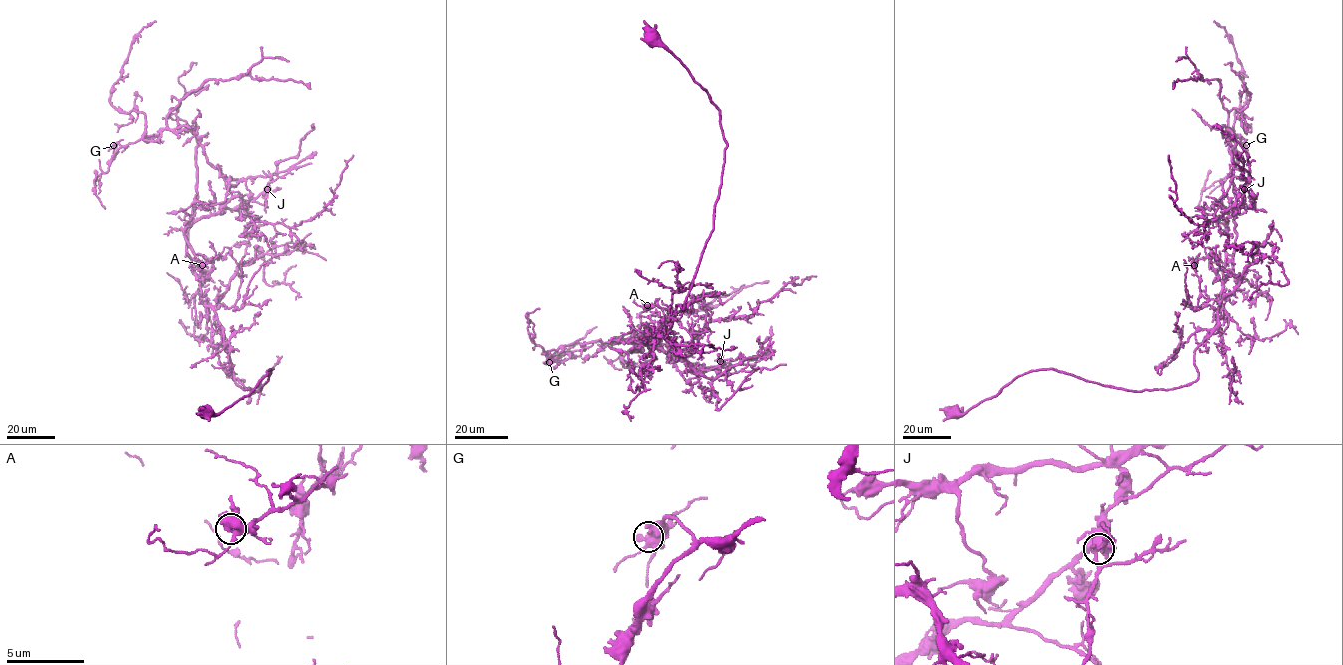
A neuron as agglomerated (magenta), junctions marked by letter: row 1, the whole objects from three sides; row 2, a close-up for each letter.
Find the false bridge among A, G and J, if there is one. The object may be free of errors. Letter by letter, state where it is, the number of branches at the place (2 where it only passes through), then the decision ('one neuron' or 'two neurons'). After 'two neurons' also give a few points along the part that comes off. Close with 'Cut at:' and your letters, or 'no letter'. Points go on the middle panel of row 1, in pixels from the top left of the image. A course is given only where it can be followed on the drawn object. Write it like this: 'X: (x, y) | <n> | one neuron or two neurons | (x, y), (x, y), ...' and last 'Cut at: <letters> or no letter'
A: (647, 305) | 4 | one neuron
G: (549, 362) | 4 | one neuron
J: (720, 361) | 4 | one neuron
Cut at: no letter

